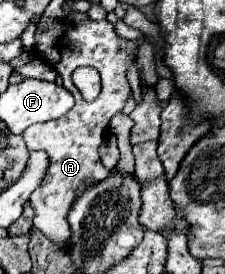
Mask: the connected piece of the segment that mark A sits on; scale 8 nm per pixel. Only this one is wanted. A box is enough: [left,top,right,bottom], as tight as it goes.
[22,19,140,249]

